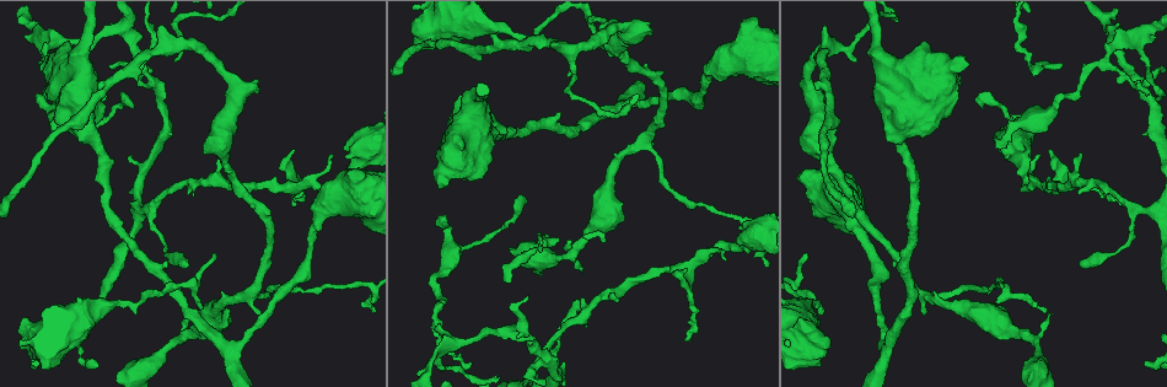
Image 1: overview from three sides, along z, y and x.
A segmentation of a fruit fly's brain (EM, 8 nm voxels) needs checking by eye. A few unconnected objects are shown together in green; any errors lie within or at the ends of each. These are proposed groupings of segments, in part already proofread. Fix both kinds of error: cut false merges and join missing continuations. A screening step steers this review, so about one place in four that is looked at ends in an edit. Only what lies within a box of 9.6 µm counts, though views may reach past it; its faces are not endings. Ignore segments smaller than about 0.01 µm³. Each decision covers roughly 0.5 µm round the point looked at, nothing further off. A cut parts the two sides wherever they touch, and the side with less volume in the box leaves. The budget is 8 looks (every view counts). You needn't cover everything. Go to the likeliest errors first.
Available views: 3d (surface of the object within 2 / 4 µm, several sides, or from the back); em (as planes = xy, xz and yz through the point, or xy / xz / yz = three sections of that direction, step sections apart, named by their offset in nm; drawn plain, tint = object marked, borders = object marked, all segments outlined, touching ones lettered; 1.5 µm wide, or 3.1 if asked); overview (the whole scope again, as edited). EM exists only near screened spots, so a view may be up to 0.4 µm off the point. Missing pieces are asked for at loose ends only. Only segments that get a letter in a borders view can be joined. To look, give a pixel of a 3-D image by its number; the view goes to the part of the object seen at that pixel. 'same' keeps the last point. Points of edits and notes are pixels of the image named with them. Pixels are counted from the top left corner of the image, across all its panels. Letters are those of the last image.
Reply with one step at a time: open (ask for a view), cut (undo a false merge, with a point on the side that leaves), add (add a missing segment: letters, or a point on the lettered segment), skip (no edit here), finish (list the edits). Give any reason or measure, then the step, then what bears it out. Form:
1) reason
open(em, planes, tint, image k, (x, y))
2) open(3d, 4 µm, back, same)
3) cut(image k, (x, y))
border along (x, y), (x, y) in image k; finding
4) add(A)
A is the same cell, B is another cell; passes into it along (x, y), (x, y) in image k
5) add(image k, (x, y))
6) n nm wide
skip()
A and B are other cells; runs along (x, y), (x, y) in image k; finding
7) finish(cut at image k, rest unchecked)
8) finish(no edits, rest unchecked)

branch stops here
open(em, planes, borders, image 1, (651, 29))

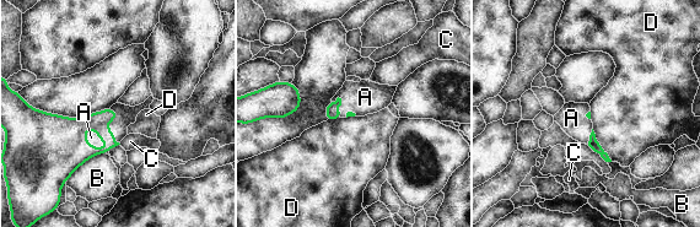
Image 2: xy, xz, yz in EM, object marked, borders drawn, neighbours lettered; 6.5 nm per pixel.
B touches over 320 nm
add(A)
A is the same cell, B, C and D are other cells; passes into it along (62, 146), (98, 136), (91, 138) in image 2; it goes on there

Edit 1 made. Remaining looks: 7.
long arm stops here
open(3d, 4 µm, image 1, (1144, 361))

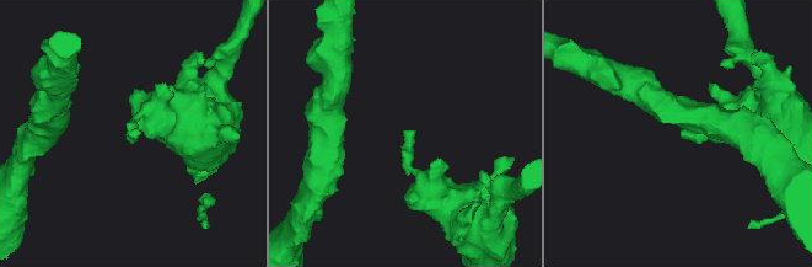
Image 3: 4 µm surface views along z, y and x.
now the EM
open(em, planes, tint, image 3, (411, 132))

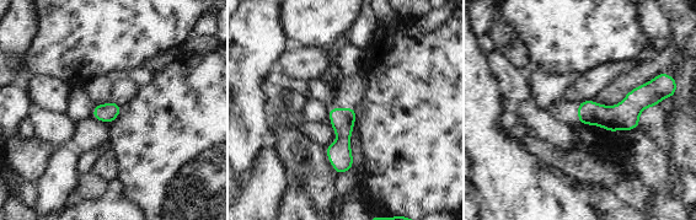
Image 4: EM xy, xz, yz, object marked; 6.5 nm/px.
open(em, planes, borders, same)

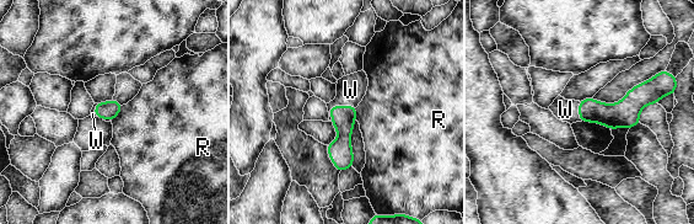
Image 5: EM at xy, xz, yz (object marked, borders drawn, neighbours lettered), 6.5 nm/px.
W touches over 200 nm
add(W)
W is the same cell, R is another cell; passes into it along (343, 117), (335, 106), (350, 90) in image 5; the neuron continues

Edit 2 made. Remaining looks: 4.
redraw
open(overview)

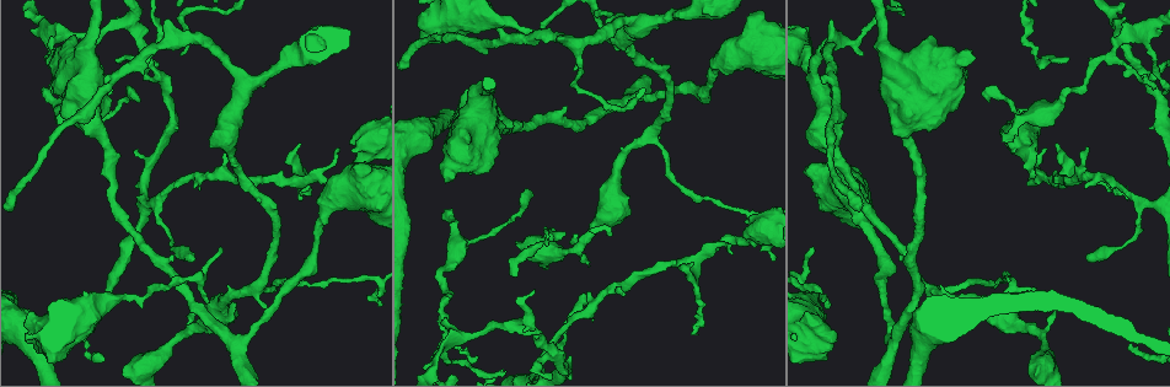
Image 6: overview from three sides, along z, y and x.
an open end
open(em, planes, borders, image 6, (221, 249))

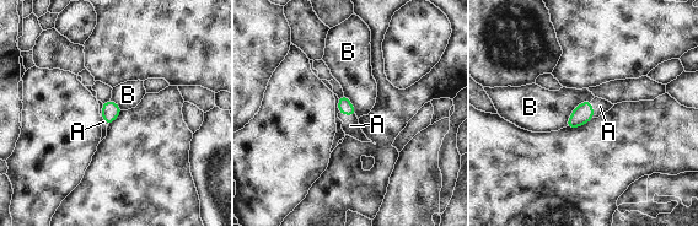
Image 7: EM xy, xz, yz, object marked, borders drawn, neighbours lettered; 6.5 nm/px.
100 nm wide
add(A)
A is the same cell, B is another cell; passes into it along (344, 107), (347, 114), (350, 125) in image 7; the neuron continues

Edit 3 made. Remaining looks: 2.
finish(add at image 2, add at image 5, add at image 7, rest unchecked)

